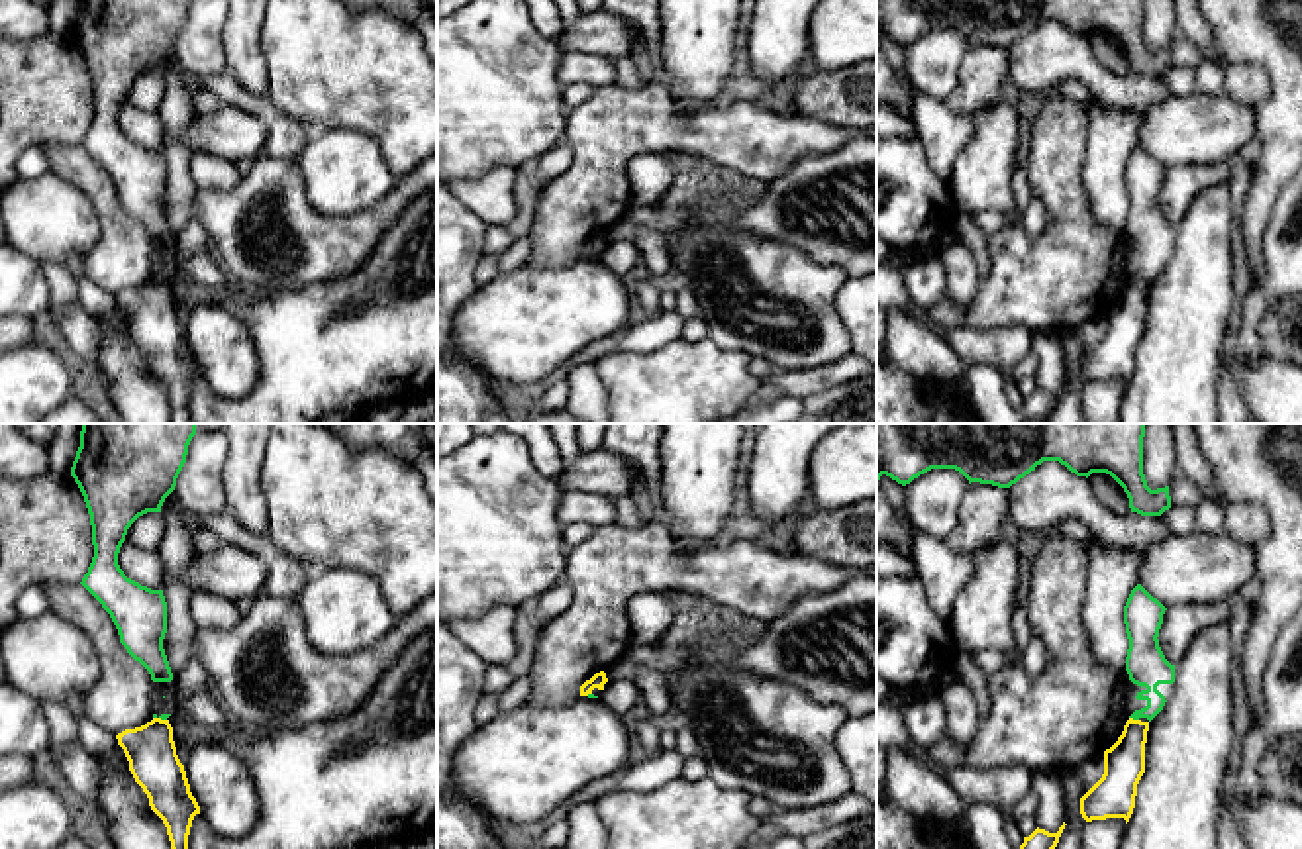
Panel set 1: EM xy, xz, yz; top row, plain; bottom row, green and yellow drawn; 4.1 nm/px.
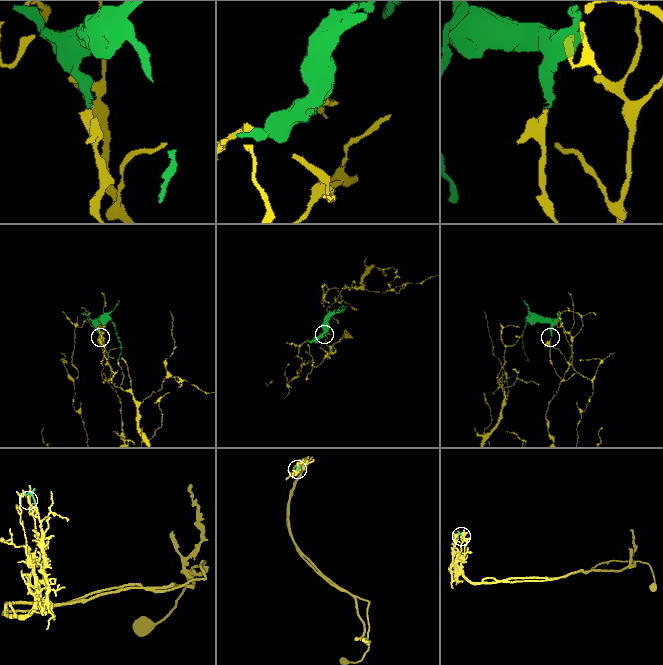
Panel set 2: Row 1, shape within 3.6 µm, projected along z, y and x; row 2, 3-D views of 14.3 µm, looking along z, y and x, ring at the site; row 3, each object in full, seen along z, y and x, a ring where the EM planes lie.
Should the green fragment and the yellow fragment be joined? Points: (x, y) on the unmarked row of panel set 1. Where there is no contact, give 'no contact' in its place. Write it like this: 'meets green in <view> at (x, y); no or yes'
meets green in yz at (1134, 279); yes

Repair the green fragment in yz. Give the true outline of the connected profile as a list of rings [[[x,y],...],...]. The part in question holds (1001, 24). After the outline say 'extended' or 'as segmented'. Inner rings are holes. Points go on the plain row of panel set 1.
[[[876,0],[876,39],[880,41],[886,35],[902,47],[931,29],[955,29],[969,45],[980,43],[1010,49],[1043,22],[1059,22],[1077,37],[1088,39],[1092,33],[1110,35],[1127,55],[1131,73],[1141,76],[1161,76],[1171,69],[1169,47],[1157,51],[1147,47],[1143,35],[1143,0]]]; as segmented

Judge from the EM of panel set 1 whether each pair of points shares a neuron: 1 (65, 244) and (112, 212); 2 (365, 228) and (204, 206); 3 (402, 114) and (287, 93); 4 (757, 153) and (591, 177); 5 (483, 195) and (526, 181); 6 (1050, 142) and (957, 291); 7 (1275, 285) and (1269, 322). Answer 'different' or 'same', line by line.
1: different
2: same
3: same
4: same
5: different
6: different
7: different

